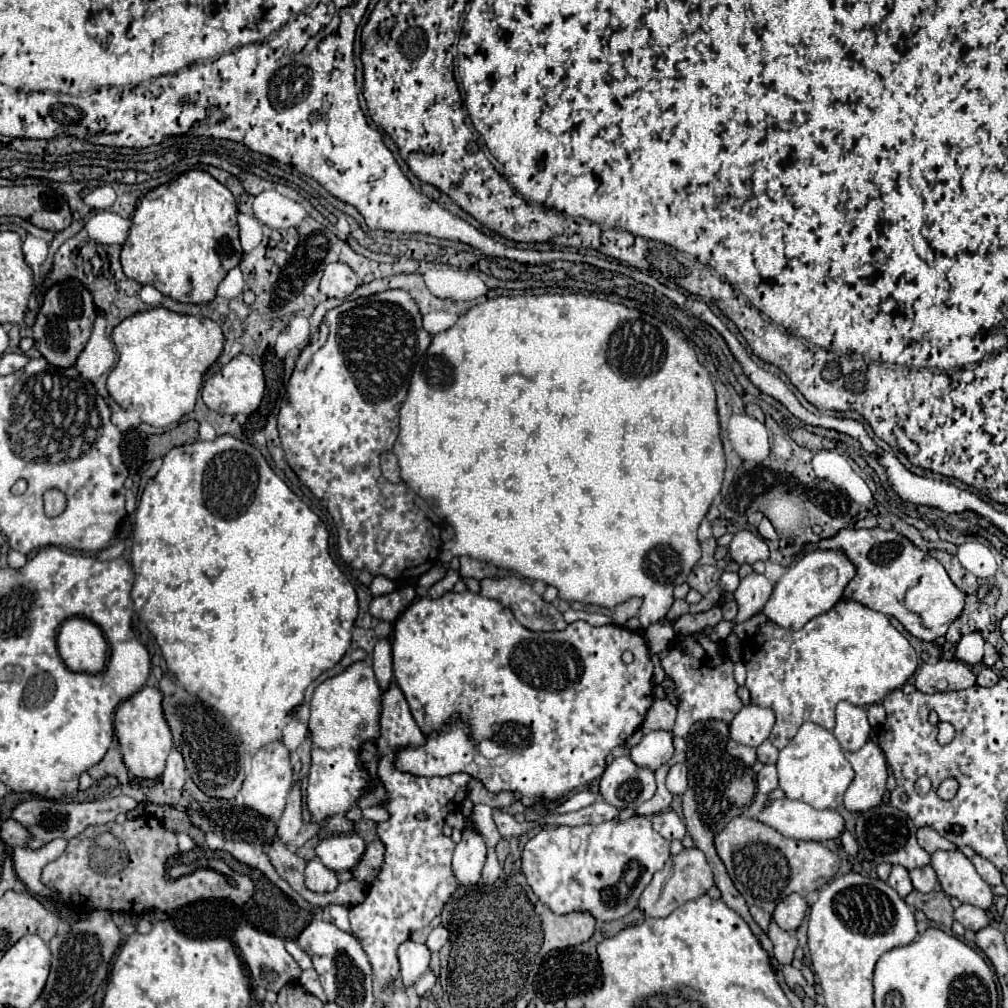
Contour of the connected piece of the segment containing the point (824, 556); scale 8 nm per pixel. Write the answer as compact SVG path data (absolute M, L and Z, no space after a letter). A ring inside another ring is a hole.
M810 550L810 552L802 554L802 558L798 558L798 562L794 562L794 566L790 566L788 572L776 582L770 600L762 608L762 614L766 614L774 624L778 624L782 628L800 630L808 620L812 620L820 614L826 614L842 598L846 584L854 576L856 576L856 566L848 560L844 550ZM830 564L838 572L838 580L832 586L824 580L826 574L820 574L820 570Z

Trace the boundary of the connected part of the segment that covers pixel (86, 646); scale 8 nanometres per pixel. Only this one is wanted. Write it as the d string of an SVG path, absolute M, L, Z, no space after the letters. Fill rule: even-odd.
M68 618L58 632L58 652L74 672L98 674L106 666L108 644L100 628L86 618Z

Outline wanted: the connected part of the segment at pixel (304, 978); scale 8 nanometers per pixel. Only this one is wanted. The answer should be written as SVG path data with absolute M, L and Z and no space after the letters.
M314 968L304 970L302 976L300 976L300 982L302 982L302 986L306 986L306 990L310 990L310 994L314 994L314 996L318 996L322 1002L326 1002L324 990L322 990L322 986L320 986L320 980L318 980L318 974L316 974Z

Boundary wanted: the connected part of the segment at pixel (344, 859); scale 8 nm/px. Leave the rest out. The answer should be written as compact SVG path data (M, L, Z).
M356 832L348 834L330 834L322 838L316 846L318 858L330 868L330 870L350 870L354 862L362 856L364 840Z

